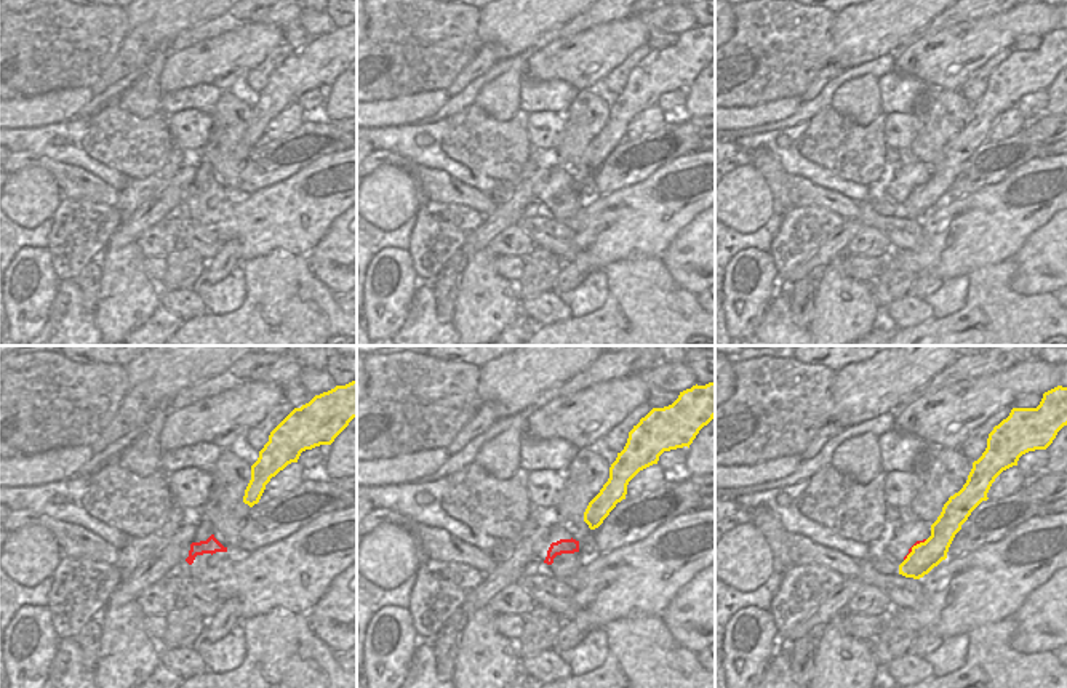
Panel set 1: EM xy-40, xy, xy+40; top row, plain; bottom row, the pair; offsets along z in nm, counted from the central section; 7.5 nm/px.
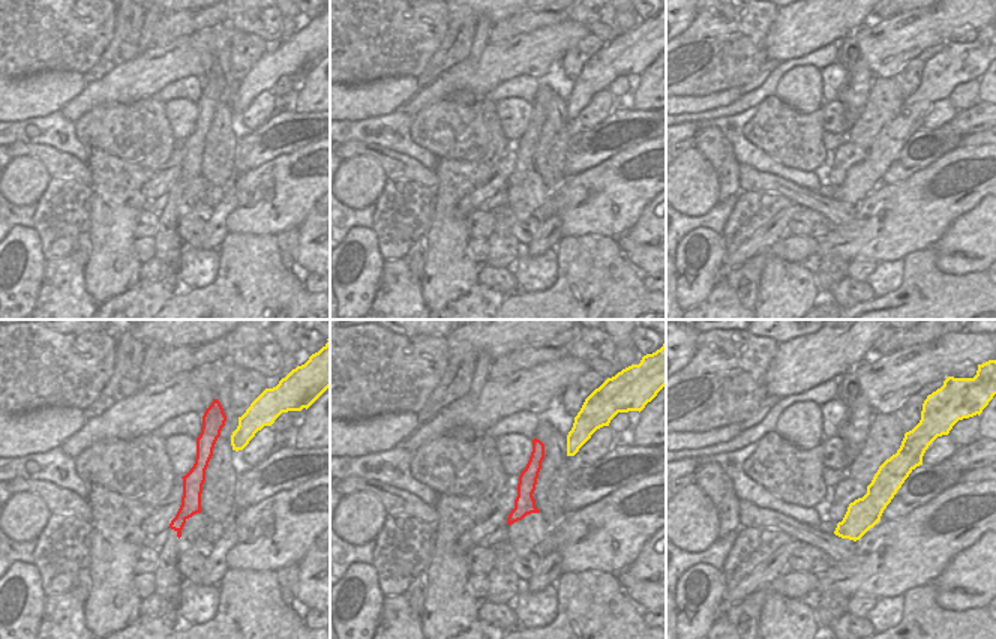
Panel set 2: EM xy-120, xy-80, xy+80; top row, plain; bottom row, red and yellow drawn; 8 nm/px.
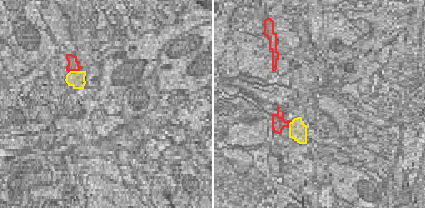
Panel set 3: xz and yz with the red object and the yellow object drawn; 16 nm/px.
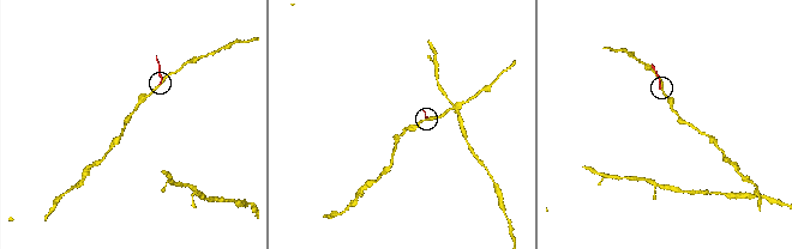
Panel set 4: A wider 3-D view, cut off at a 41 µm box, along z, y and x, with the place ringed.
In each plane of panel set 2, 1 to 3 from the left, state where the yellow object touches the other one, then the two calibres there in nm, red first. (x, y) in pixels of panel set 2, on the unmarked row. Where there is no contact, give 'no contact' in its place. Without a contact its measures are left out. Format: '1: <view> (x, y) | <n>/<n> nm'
1: no contact
2: no contact
3: no contact

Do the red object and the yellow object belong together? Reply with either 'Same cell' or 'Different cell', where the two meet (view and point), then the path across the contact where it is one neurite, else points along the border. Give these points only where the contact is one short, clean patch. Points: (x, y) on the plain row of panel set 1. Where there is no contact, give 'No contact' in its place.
Different cell. Touches red at xy+40 (912, 188). Boundary: xy+40 (927, 181), (915, 186), (904, 202).

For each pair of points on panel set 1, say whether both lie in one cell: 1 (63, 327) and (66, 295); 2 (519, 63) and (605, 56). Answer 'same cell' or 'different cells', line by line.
1: same cell
2: different cells

